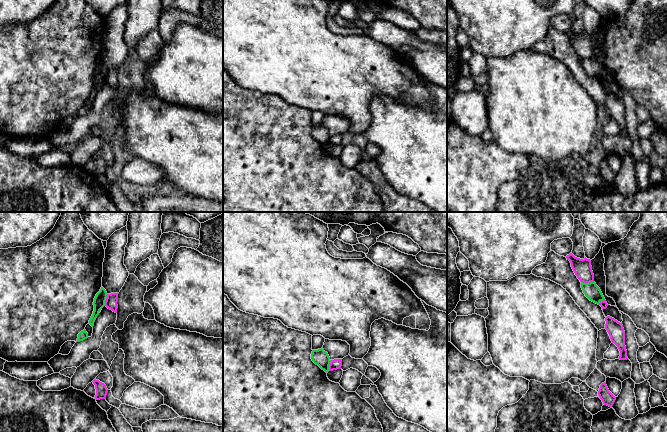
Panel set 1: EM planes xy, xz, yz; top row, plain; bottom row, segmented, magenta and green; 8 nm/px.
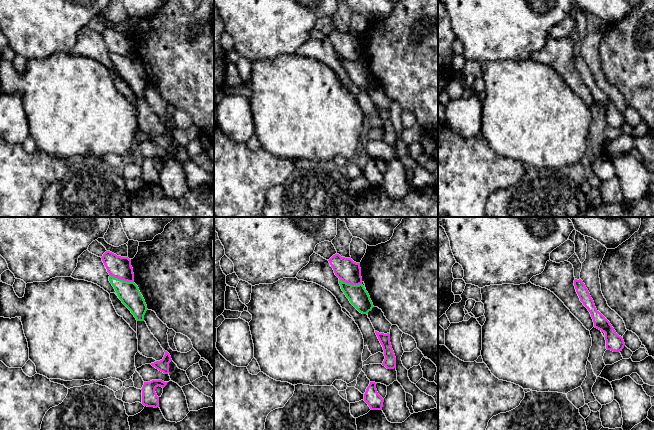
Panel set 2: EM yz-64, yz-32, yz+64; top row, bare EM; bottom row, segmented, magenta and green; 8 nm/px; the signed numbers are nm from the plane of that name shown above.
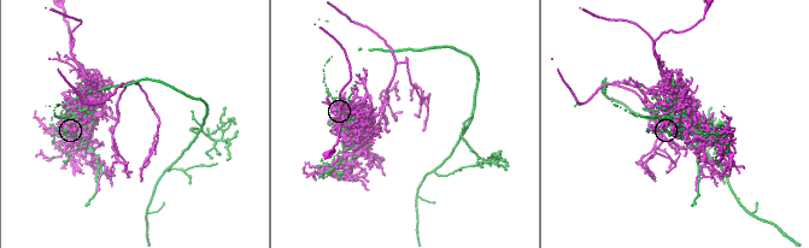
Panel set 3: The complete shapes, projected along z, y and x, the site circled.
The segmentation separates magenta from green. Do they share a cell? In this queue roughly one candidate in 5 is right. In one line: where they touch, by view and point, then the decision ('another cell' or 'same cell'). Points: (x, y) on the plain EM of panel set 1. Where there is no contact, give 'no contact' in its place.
yz (587, 58) | another cell

